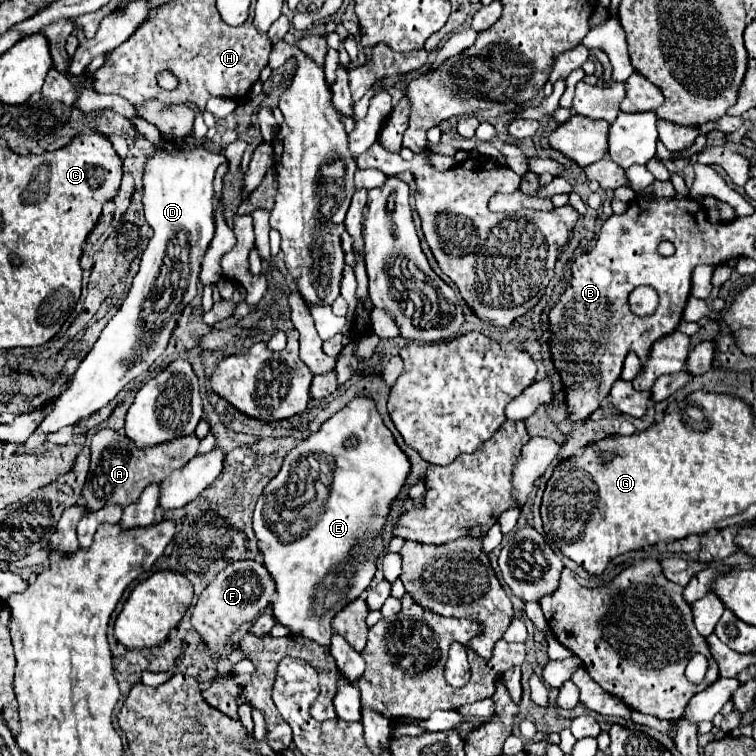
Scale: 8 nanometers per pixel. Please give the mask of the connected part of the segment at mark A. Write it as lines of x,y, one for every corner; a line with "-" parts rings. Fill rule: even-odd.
99,430
91,440
91,468
87,482
83,486
83,498
87,512
105,508
107,504
117,504
121,508
135,502
149,484
159,484
173,470
183,468
197,452
199,440
195,436
185,436
185,440
173,440
169,444
159,444
145,452
131,450
129,438
113,430

